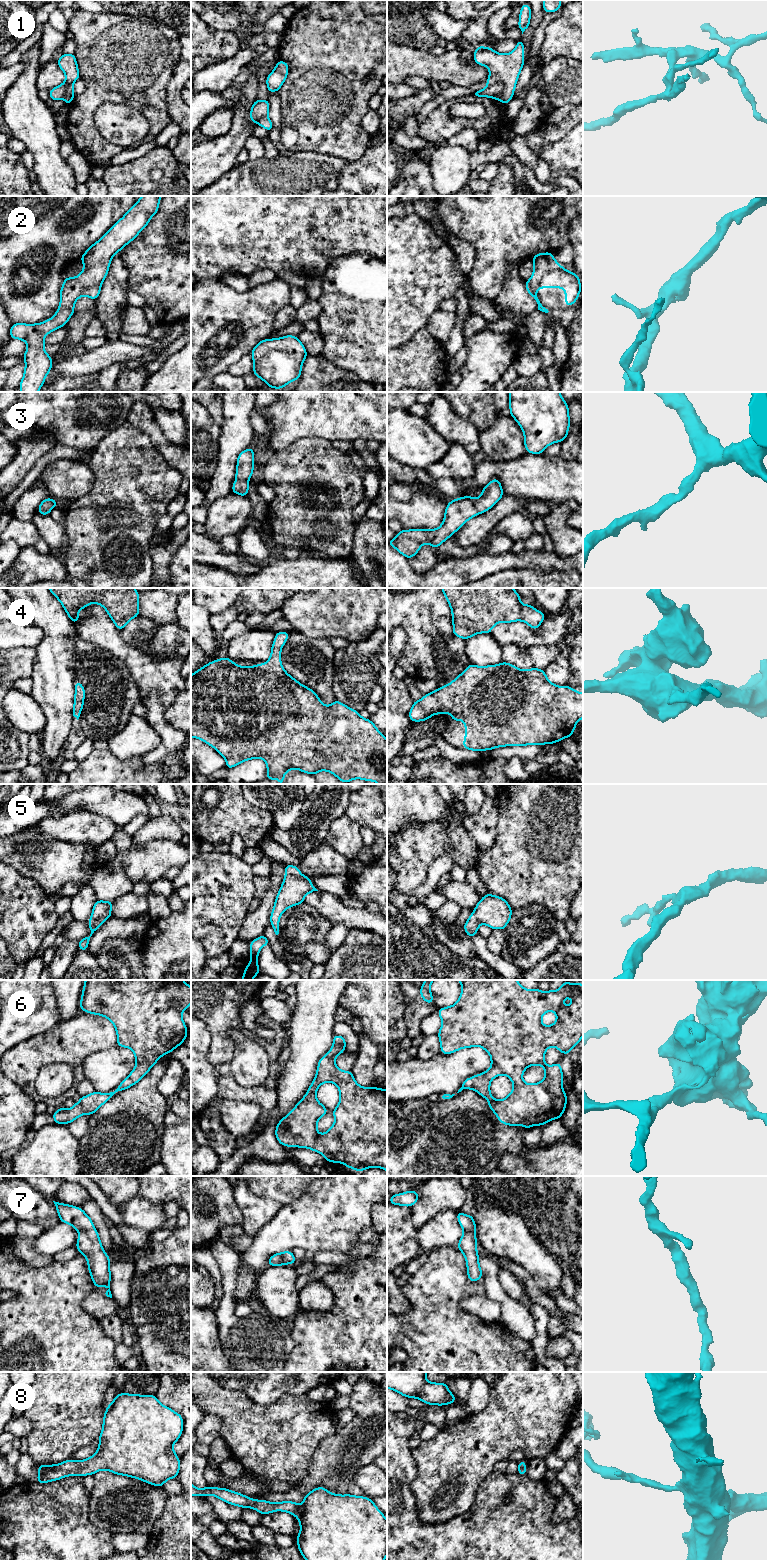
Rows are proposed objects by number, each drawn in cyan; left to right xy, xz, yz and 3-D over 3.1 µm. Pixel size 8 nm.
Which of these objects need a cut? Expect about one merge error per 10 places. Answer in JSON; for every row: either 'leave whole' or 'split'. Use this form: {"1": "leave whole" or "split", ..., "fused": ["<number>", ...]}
{"1": "split", "2": "leave whole", "3": "leave whole", "4": "leave whole", "5": "leave whole", "6": "leave whole", "7": "leave whole", "8": "leave whole", "fused": ["1"]}

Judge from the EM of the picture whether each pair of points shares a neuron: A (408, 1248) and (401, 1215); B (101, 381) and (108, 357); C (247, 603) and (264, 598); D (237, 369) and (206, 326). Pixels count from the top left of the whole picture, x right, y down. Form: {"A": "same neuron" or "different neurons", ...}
{"A": "same neuron", "B": "different neurons", "C": "same neuron", "D": "different neurons"}

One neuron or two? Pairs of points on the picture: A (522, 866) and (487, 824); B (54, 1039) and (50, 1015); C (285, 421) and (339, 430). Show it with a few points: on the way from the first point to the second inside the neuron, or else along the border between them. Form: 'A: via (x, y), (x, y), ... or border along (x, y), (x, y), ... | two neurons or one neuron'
A: border along (498, 812), (497, 837), (489, 847), (479, 851) | two neurons
B: border along (61, 1021), (50, 1029), (30, 1037) | two neurons
C: via (298, 421), (326, 421) | one neuron

